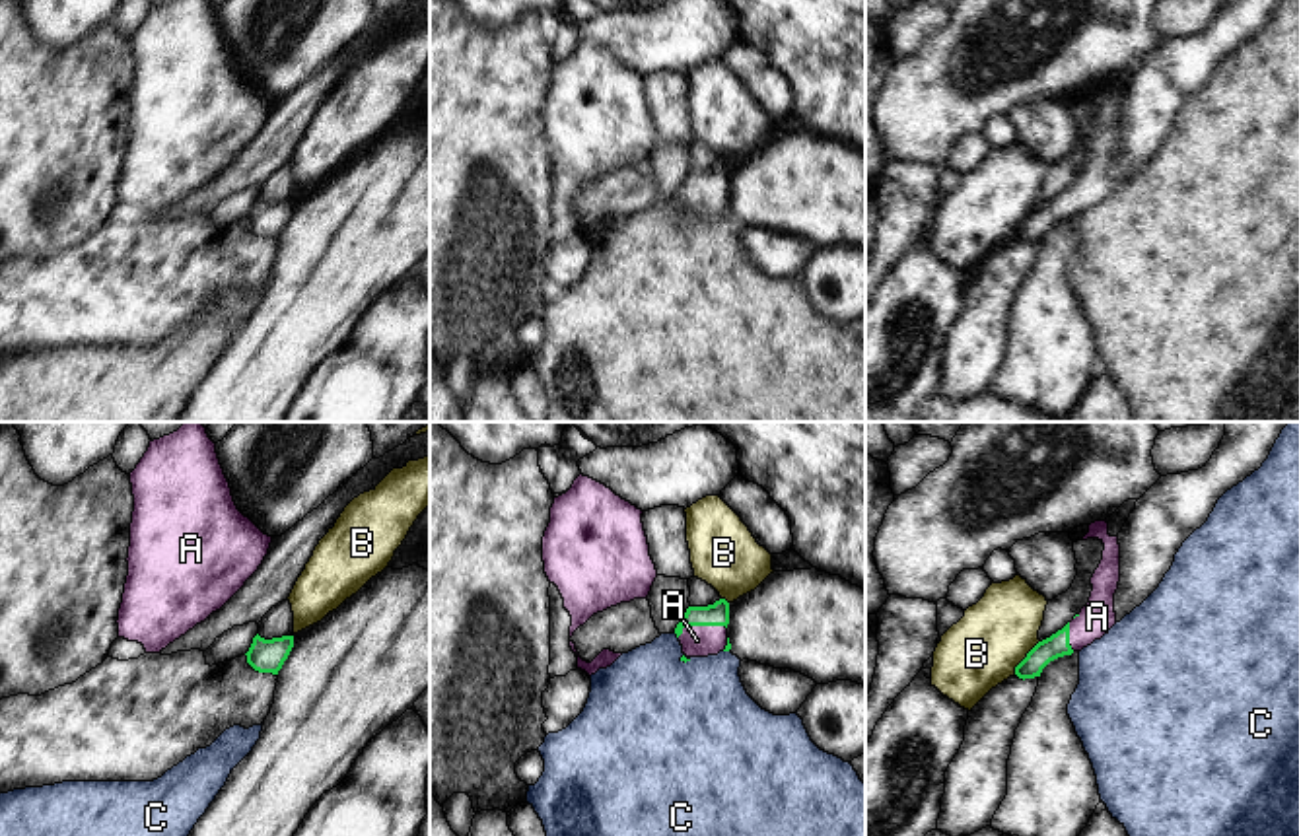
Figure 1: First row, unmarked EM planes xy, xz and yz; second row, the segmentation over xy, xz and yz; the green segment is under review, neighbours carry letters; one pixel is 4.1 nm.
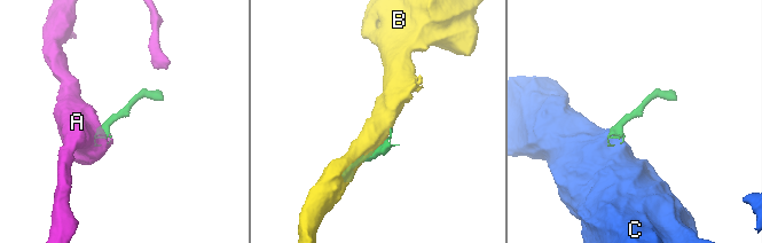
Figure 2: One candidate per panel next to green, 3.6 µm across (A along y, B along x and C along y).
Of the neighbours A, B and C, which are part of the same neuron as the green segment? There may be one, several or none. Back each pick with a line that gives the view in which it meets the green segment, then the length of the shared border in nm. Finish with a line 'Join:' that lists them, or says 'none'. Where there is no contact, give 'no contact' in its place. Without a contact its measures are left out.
A: contact in xz; length 220 nm
Join: A

